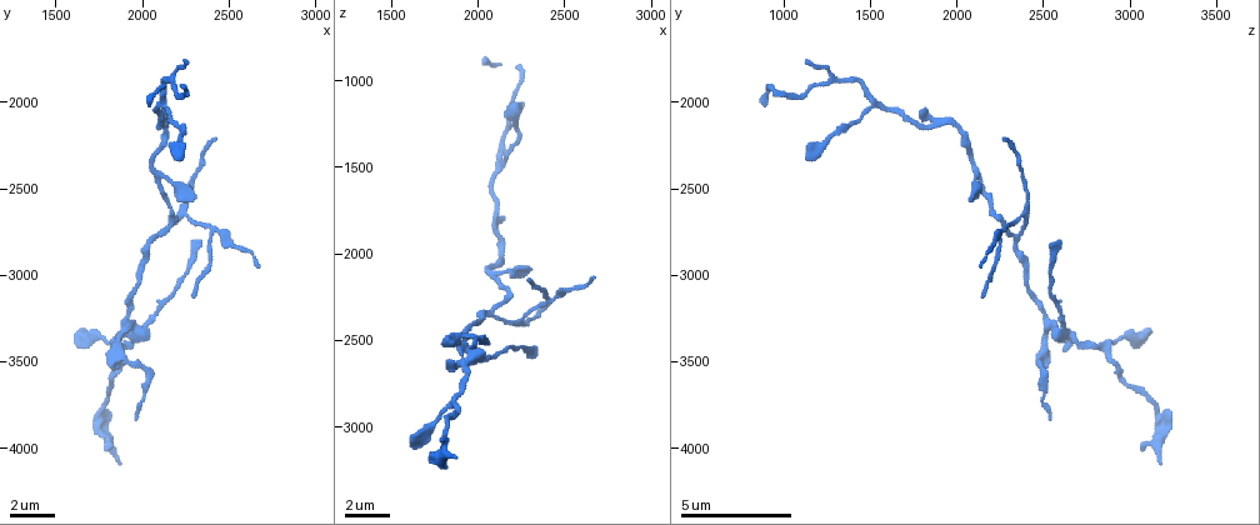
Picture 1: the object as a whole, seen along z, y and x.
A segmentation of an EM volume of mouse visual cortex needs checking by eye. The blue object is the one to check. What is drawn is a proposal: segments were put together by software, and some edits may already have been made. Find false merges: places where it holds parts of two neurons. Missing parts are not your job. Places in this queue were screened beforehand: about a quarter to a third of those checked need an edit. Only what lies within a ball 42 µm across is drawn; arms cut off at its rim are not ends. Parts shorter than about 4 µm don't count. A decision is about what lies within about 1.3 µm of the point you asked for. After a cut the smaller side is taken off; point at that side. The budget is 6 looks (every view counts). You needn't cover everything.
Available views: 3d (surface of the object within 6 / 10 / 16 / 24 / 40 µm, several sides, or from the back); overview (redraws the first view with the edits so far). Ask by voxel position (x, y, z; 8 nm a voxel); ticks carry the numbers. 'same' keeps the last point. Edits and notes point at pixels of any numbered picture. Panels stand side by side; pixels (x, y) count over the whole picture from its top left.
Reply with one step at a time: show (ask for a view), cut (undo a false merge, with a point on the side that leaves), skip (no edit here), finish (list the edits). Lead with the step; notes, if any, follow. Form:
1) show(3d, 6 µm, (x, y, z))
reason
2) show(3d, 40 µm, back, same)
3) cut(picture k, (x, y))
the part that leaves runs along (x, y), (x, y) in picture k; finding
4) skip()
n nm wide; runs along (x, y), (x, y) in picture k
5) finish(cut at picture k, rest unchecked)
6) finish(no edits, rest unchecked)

show(3d, 16 µm, (2060, 2780, 2340))
side arm on a straight run

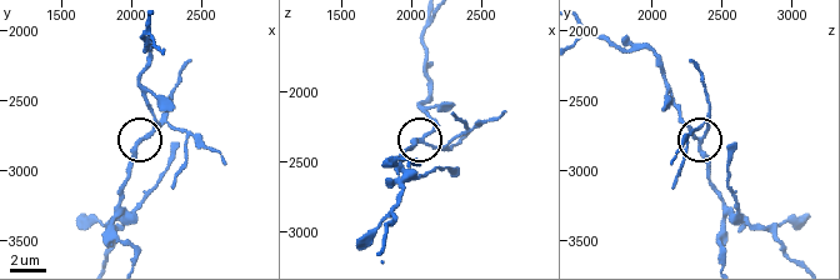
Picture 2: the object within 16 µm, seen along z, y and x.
cut(picture 2, (439, 149))
the part that leaves runs along (703, 139), (706, 124), (690, 136), (671, 189) in picture 2; two neurons meet here

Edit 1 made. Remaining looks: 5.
show(3d, 16 µm, (2100, 2100, 1820))
sudden change in width

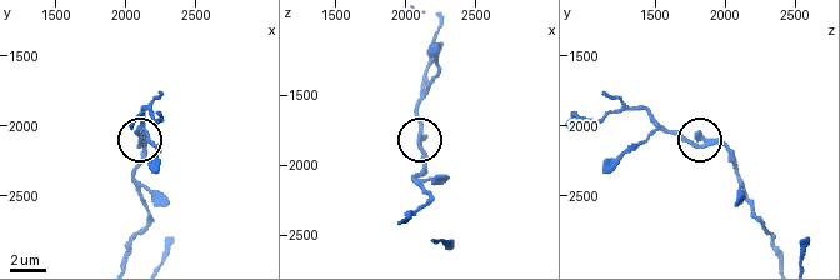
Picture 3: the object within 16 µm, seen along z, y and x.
show(3d, 16 µm, back, same)

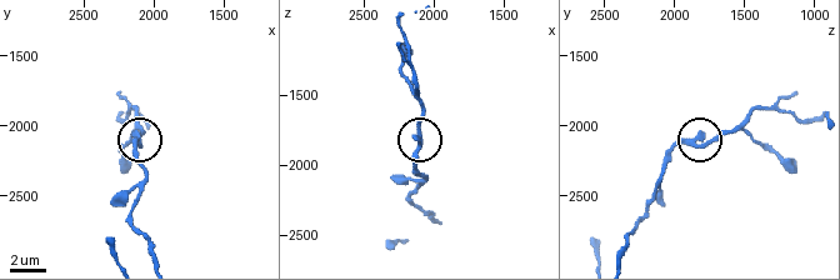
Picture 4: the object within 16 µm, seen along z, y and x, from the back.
skip()
290 nm wide; runs along (648, 213), (664, 160), (674, 146), (740, 130) in picture 4; one neuron here

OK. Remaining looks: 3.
show(3d, 16 µm, (1900, 3320, 2540))
four or more arms meet

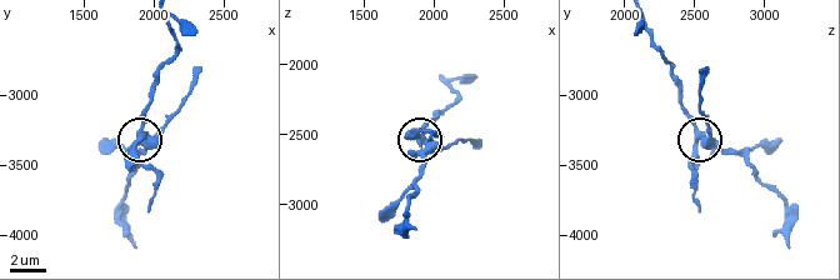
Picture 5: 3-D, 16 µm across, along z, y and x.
show(3d, 6 µm, same)
closer look

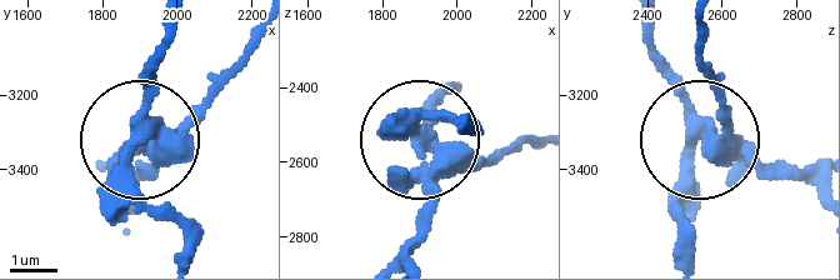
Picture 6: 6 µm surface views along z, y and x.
skip()
runs along (175, 25), (135, 169), (183, 253) in picture 6; one neuron here

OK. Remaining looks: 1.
finish(cut at picture 2, rest unchecked)

